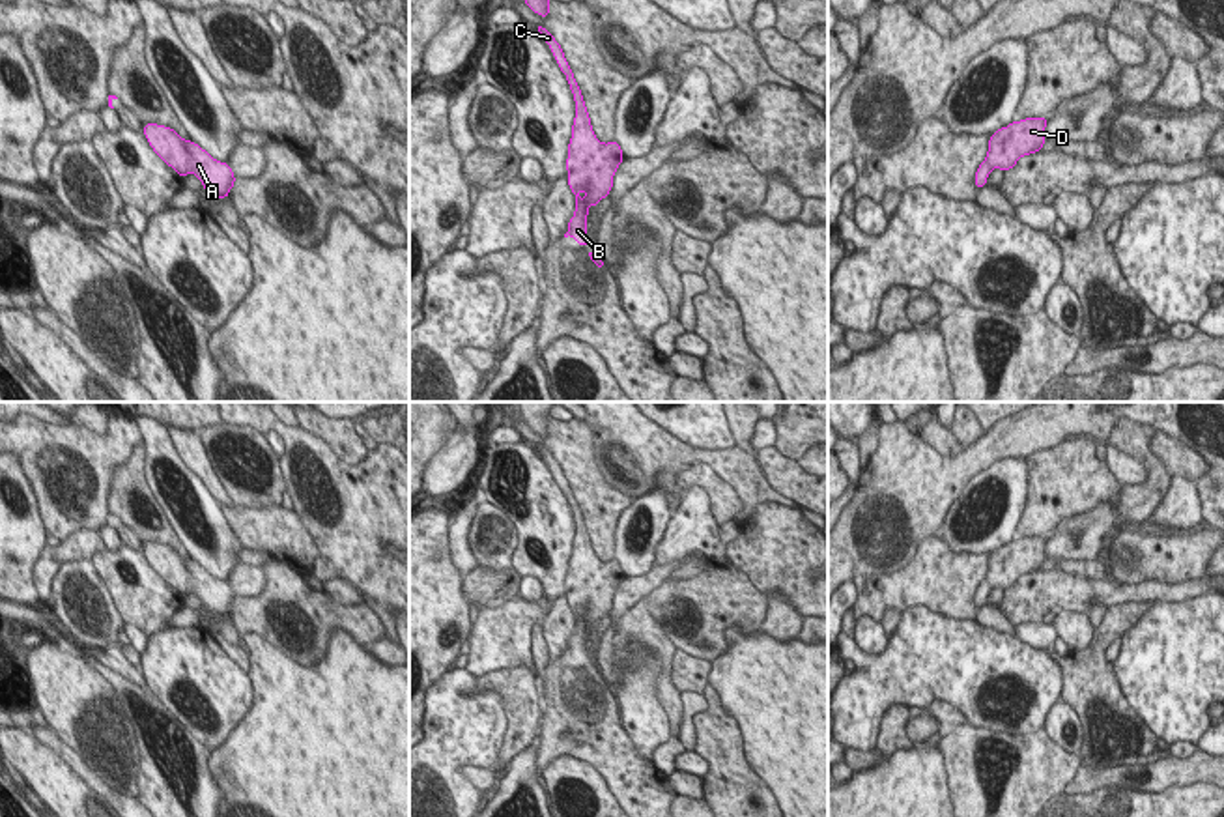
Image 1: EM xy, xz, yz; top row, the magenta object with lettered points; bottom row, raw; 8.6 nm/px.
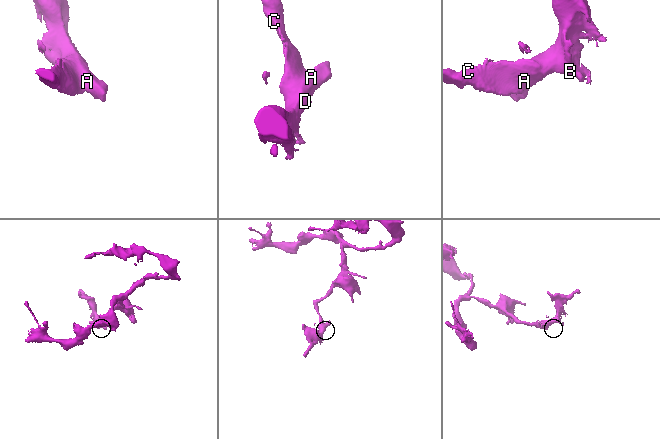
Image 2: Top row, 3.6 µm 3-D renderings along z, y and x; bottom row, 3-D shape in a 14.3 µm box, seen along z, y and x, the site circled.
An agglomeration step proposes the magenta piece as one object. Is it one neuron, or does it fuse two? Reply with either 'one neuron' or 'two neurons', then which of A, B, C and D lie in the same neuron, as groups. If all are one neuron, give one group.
one neuron; groups A B C D

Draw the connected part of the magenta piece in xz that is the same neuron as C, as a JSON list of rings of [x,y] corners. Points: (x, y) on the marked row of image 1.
[[[536,24],[536,30],[542,34],[542,39],[549,45],[549,50],[557,60],[557,65],[566,75],[576,101],[576,118],[566,159],[566,179],[576,196],[576,211],[568,221],[568,232],[564,237],[570,236],[577,245],[587,247],[591,243],[587,237],[587,208],[598,206],[602,198],[609,196],[609,191],[613,189],[613,176],[624,161],[624,155],[619,142],[611,140],[609,144],[604,144],[596,138],[579,84],[574,79],[561,45],[542,24]]]

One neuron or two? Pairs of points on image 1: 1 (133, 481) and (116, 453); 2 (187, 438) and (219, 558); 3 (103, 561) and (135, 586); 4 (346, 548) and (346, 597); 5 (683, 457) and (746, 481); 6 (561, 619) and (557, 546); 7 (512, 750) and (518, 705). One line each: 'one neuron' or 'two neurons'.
1: two neurons
2: two neurons
3: one neuron
4: two neurons
5: one neuron
6: two neurons
7: one neuron

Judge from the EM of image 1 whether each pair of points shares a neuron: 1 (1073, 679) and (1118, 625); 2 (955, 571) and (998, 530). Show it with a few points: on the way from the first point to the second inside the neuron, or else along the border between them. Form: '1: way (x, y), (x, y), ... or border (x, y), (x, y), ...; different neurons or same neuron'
1: way (1086, 666), (1107, 638); same neuron
2: border (937, 535), (953, 552), (983, 552), (989, 556); different neurons

